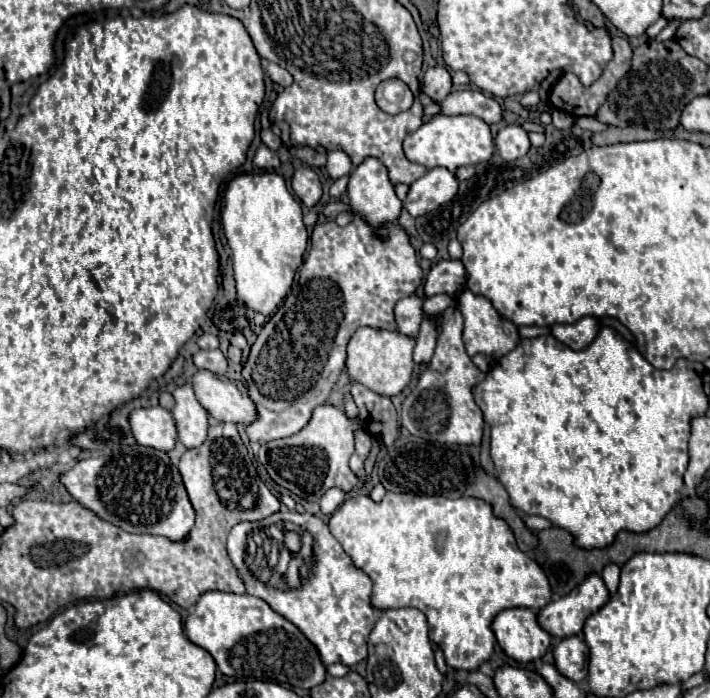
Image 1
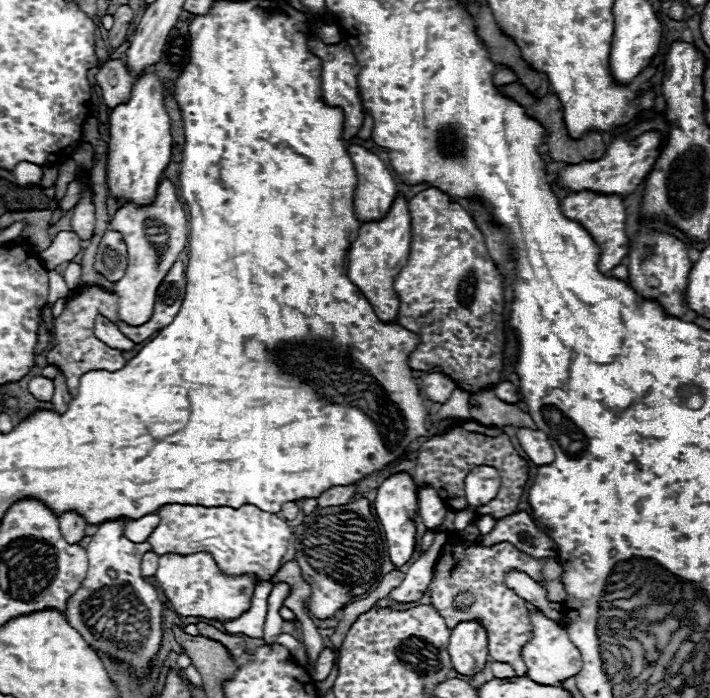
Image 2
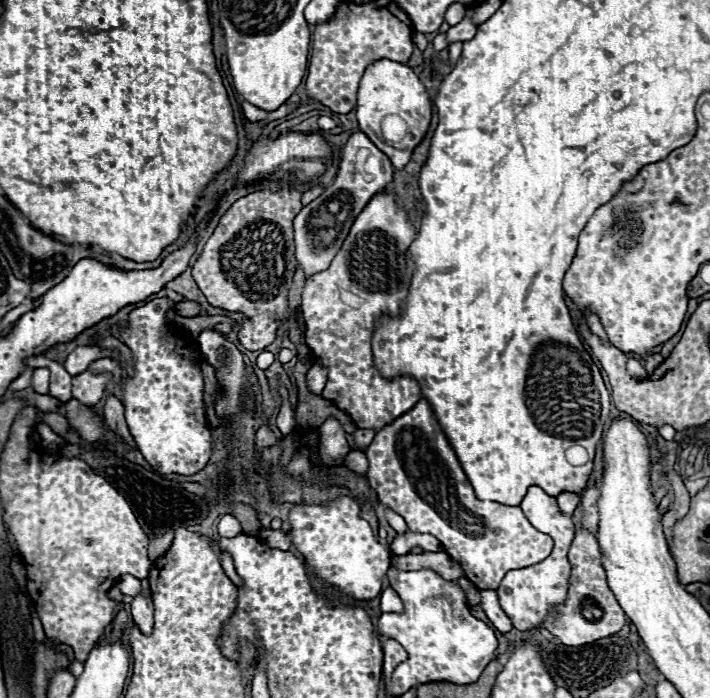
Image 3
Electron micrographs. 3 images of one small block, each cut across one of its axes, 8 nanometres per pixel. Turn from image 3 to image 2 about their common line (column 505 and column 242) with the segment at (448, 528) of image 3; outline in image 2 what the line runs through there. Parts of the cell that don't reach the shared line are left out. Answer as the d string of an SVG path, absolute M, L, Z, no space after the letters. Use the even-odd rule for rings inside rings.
M164 504L156 514L160 516L160 524L148 538L156 554L174 552L188 556L194 552L210 552L220 572L226 576L256 576L258 580L268 580L280 568L280 560L284 558L292 536L286 520L278 514L262 512L252 504L240 508Z

